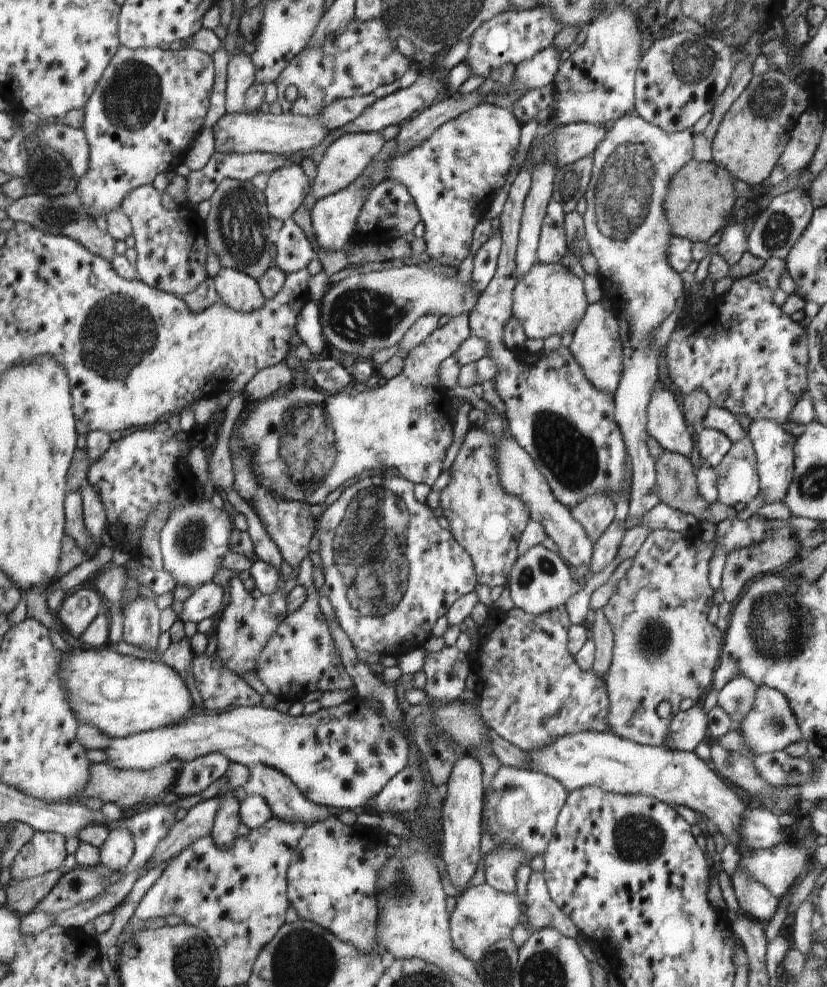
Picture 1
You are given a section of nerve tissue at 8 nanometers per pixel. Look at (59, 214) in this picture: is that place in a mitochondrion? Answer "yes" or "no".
yes

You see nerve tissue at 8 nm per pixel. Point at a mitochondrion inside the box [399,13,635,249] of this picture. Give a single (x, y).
(573, 186)

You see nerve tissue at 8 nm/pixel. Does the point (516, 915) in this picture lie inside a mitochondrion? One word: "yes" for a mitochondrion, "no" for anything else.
no

